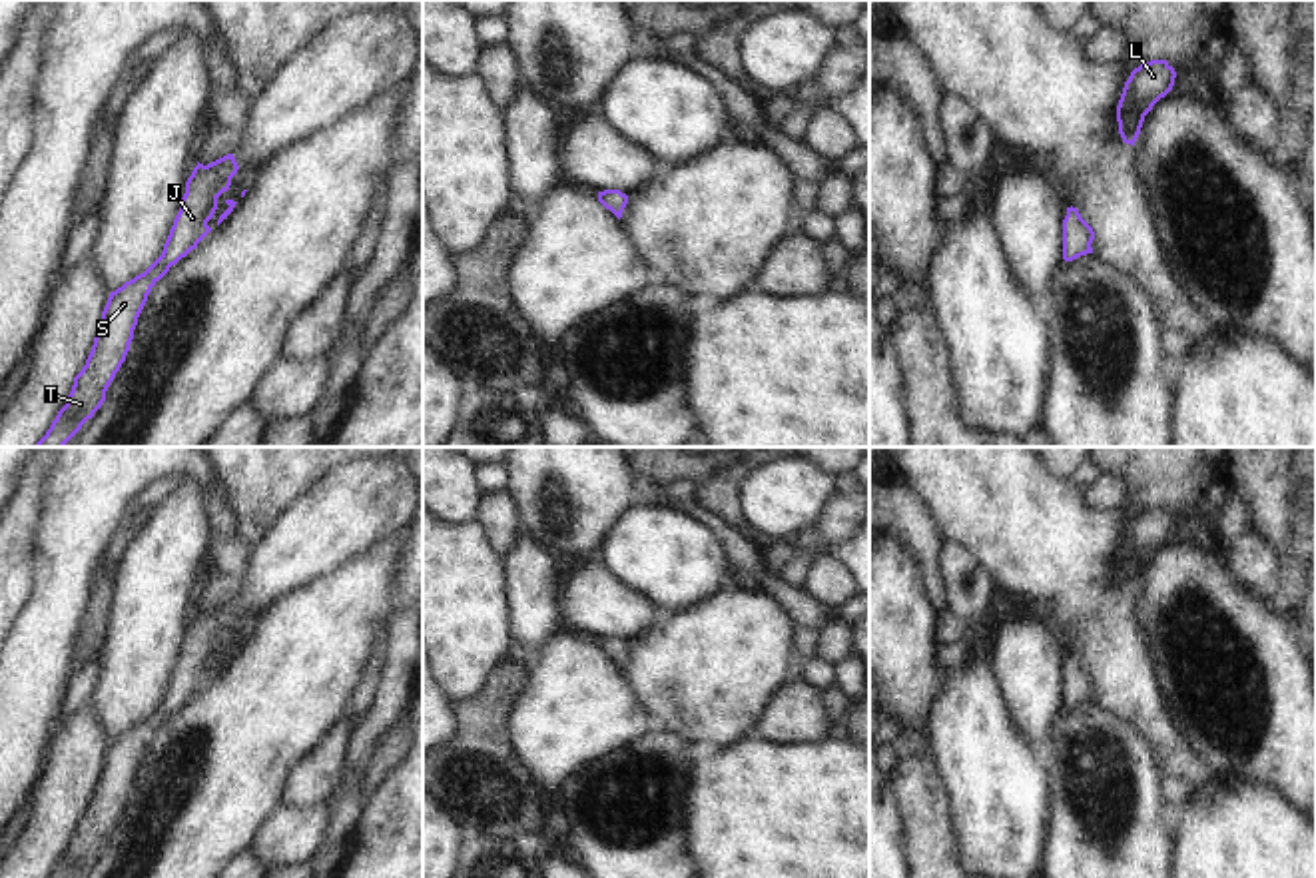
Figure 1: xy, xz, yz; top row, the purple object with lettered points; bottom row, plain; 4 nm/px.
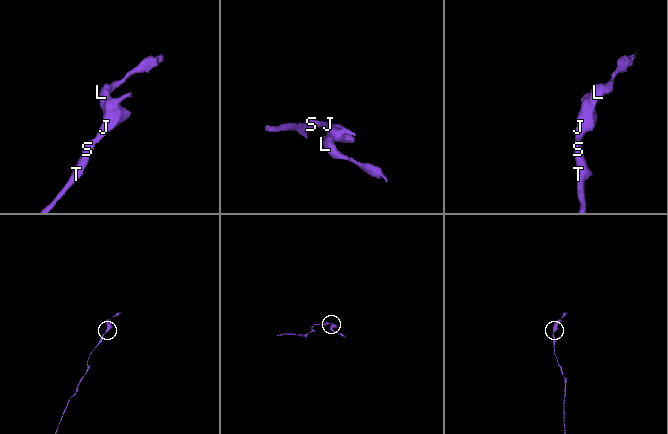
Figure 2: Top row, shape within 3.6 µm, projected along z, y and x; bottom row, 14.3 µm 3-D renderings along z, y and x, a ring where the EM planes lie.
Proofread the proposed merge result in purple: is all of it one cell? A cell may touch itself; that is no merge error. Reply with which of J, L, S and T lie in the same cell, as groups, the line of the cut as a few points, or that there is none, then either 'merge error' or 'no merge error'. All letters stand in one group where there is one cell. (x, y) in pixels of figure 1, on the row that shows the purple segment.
J L S T; no cut; no merge error

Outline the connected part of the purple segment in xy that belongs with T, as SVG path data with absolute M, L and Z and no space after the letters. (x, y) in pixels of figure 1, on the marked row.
M233 154L207 166L197 162L185 182L181 208L162 255L144 273L110 293L86 365L74 377L66 405L34 447L64 447L102 407L110 383L126 361L138 317L152 287L211 231L207 221L217 210L217 198L229 190L237 170Z

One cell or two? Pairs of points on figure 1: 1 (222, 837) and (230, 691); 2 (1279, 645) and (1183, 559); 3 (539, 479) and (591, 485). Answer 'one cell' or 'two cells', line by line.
1: one cell
2: one cell
3: one cell

